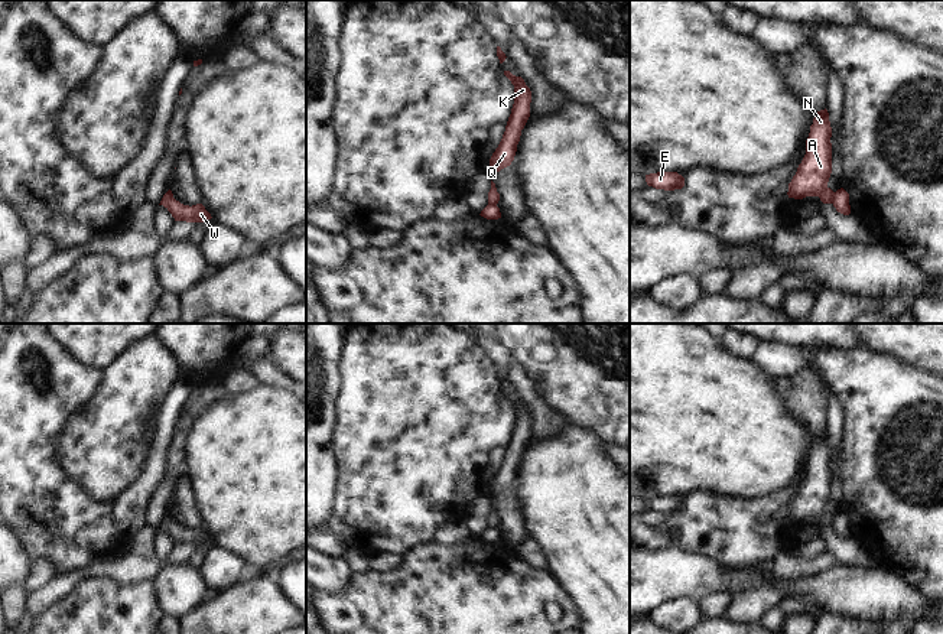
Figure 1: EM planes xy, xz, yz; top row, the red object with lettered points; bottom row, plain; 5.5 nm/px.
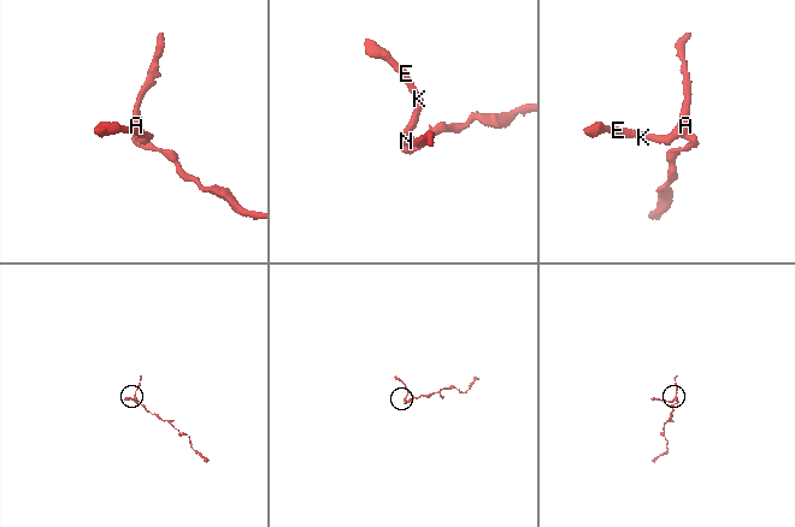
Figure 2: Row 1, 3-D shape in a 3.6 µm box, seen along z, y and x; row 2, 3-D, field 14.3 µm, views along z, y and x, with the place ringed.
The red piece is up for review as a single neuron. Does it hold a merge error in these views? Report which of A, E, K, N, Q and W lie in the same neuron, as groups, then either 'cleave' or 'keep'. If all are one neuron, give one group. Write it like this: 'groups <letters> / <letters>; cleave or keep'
groups A E K N Q / W; cleave

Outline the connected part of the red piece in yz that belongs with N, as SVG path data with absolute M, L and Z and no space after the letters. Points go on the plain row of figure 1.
M827 433L814 438L806 464L806 478L788 507L788 521L803 523L819 520L823 527L832 527L835 516L827 510L832 497L832 451Z

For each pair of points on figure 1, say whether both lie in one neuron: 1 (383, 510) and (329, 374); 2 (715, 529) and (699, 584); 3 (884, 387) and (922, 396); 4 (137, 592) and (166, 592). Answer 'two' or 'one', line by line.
1: two
2: two
3: one
4: two

